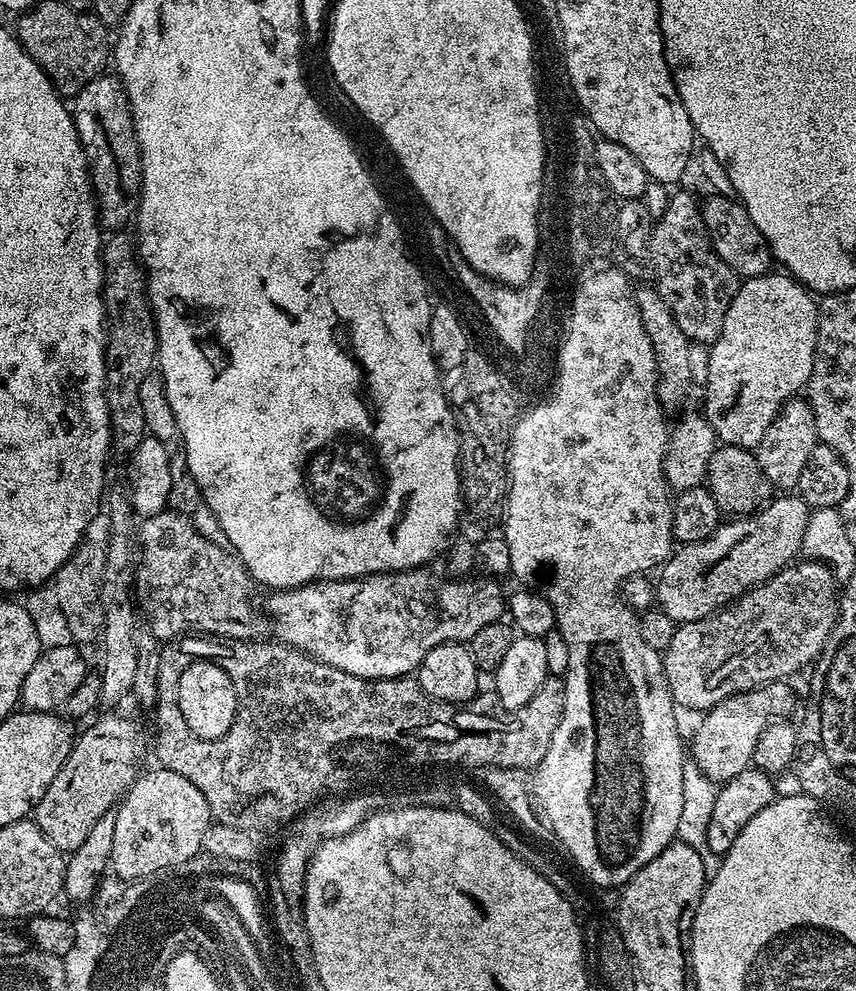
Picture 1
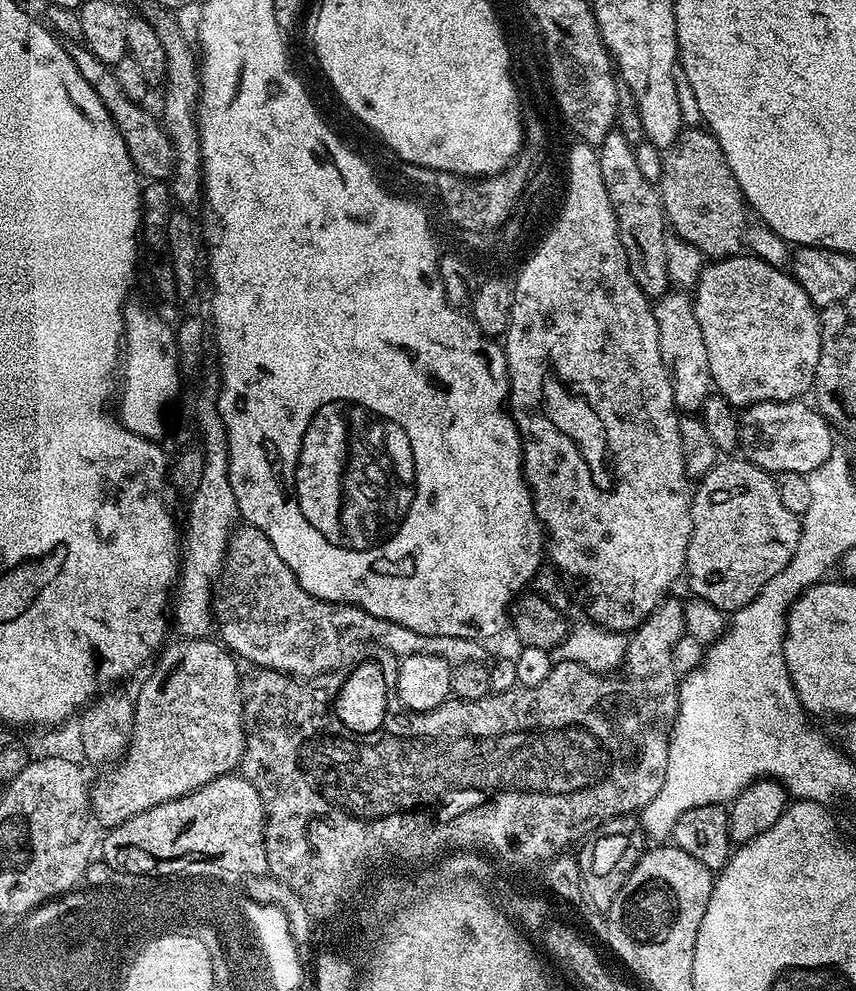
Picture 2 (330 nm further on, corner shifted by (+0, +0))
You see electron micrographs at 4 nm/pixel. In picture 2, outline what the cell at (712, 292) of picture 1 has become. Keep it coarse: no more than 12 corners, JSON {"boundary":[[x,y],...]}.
{"boundary":[[681,131],[658,181],[671,231],[741,255],[749,209],[722,146]]}

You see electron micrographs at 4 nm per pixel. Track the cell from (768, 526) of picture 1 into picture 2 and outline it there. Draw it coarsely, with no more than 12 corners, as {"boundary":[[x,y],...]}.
{"boundary":[[724,458],[695,485],[686,580],[726,614],[794,558],[773,473]]}

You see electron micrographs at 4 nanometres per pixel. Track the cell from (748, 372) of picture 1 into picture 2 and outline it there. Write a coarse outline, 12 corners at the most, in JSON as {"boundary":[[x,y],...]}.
{"boundary":[[709,263],[694,303],[737,409],[813,387],[820,312],[787,271]]}

